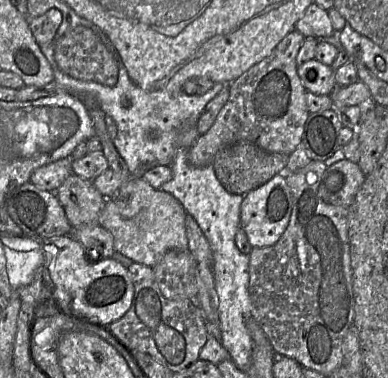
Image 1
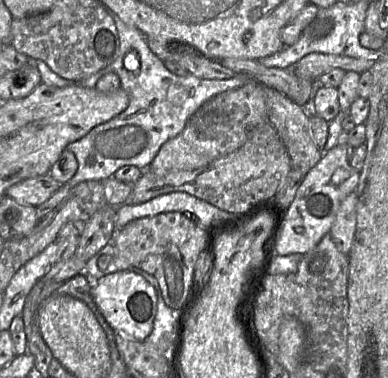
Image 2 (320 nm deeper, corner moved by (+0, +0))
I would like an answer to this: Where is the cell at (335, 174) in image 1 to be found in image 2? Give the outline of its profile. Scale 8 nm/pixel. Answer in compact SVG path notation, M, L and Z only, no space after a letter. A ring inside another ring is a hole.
M353 192L341 202L329 232L337 249L347 256L356 230L356 204L357 198Z

